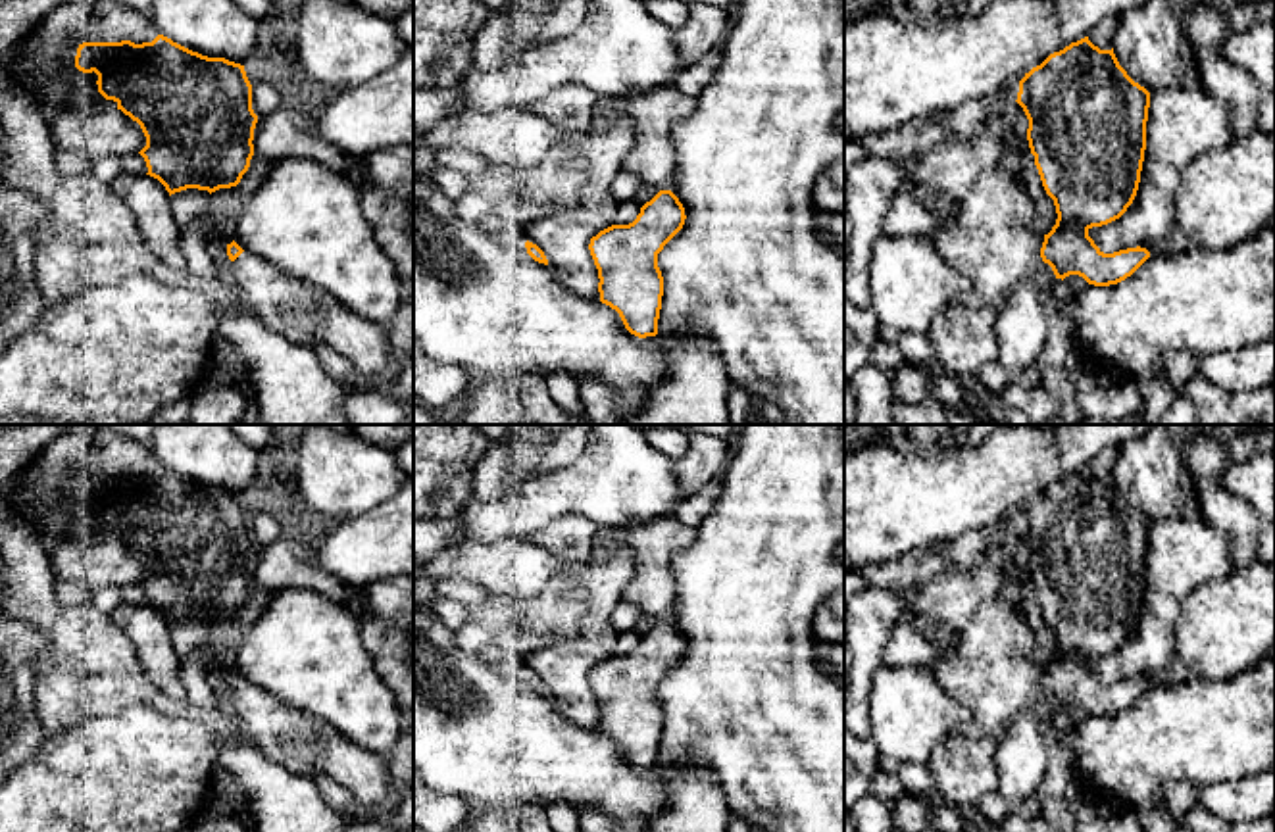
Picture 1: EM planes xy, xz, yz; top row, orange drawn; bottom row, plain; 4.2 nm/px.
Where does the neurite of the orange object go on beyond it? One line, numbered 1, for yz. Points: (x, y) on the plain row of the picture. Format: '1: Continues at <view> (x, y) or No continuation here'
1: No continuation here

